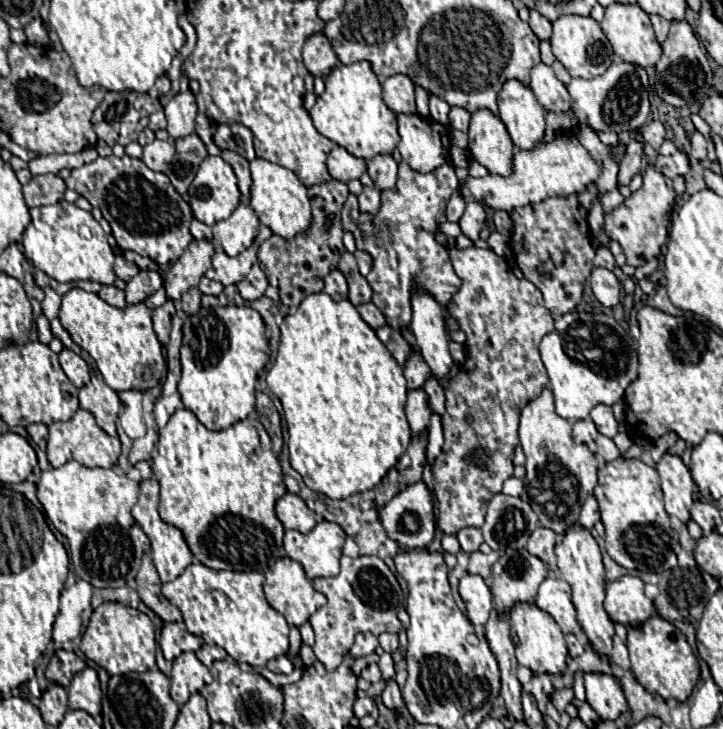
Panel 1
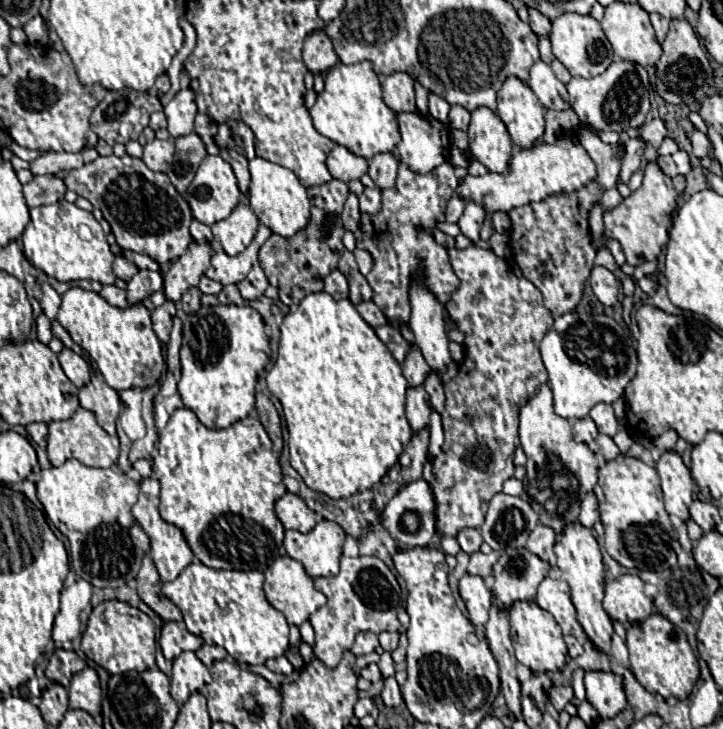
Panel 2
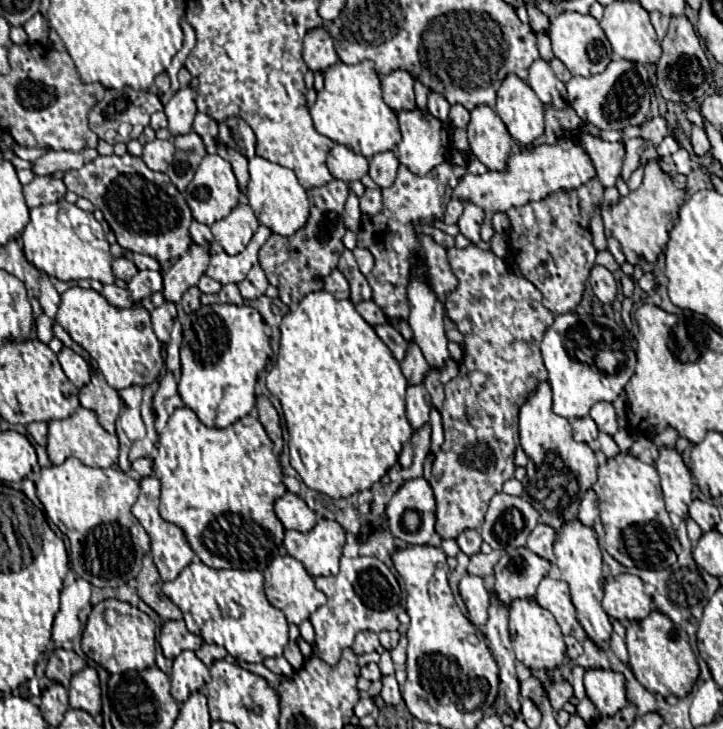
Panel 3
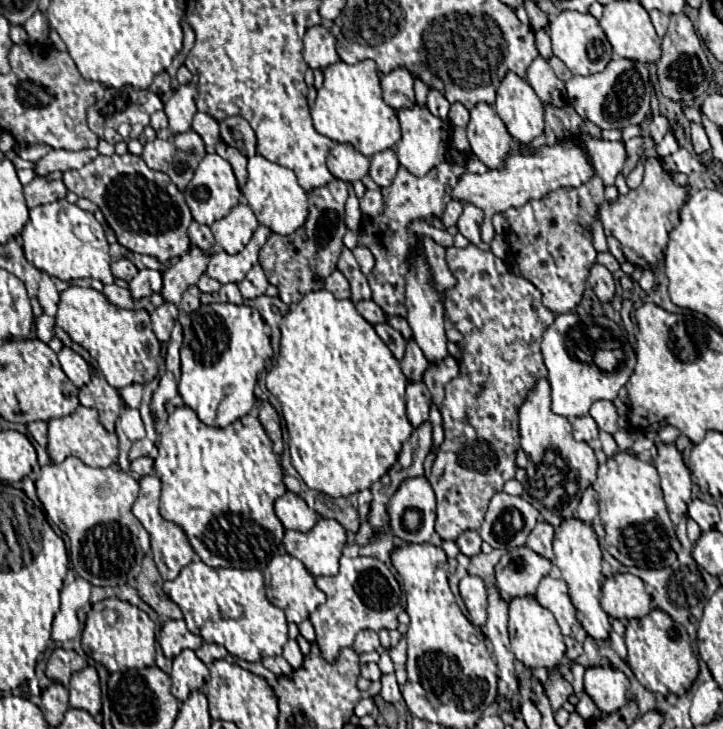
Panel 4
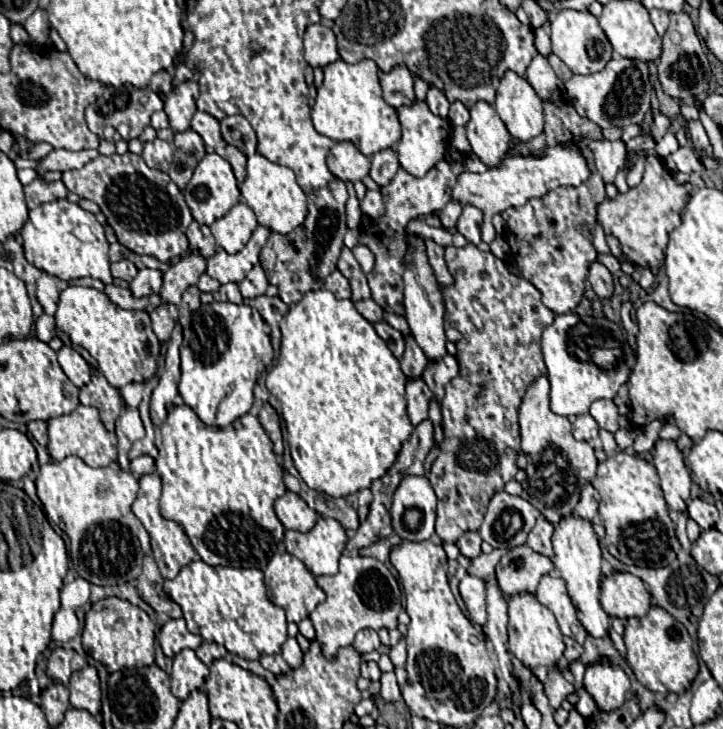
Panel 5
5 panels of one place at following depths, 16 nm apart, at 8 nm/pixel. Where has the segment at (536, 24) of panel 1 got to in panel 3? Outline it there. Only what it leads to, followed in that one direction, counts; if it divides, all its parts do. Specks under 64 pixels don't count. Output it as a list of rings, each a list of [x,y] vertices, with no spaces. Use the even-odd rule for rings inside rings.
[[[526,2],[526,10],[528,10],[528,18],[530,18],[530,26],[534,32],[544,32],[550,28],[550,20],[544,12],[540,12],[532,2]]]

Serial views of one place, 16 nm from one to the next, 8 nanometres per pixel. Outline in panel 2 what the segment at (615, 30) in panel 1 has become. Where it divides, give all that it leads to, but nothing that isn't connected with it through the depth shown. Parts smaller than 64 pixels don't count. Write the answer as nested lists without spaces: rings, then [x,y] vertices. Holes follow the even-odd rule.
[[[620,2],[608,4],[604,8],[604,18],[600,20],[600,26],[606,38],[610,40],[614,54],[620,56],[622,60],[642,64],[642,66],[654,66],[658,58],[662,56],[662,48],[660,48],[660,42],[656,40],[648,12],[644,12],[644,8],[640,8],[640,4],[636,2],[634,4],[620,4]]]

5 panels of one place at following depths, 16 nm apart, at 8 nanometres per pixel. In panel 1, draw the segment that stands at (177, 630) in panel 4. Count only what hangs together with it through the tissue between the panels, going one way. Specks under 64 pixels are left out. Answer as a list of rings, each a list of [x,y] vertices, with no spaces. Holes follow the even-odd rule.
[[[168,622],[162,628],[160,636],[160,648],[164,652],[166,660],[174,660],[180,656],[180,652],[196,652],[202,646],[202,640],[194,634],[190,634],[184,626],[184,622]]]

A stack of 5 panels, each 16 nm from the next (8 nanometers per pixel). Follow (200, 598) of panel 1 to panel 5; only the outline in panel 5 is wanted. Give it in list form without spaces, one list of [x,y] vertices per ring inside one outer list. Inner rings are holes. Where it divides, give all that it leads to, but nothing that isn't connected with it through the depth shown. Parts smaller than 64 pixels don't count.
[[[202,560],[186,564],[176,578],[164,582],[164,592],[180,604],[188,630],[202,636],[206,642],[224,644],[228,652],[234,652],[242,658],[258,660],[266,654],[280,654],[280,646],[286,642],[286,614],[280,606],[272,604],[266,596],[264,574],[258,568],[230,568],[230,566],[210,566]]]

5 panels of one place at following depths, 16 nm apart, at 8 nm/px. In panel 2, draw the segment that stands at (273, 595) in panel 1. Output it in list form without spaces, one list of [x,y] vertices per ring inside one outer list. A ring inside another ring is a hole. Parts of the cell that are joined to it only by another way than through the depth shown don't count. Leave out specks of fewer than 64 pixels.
[[[278,556],[278,558],[268,566],[268,570],[264,572],[264,576],[266,576],[266,582],[264,582],[266,598],[268,598],[268,602],[270,602],[274,608],[278,608],[278,610],[286,616],[288,624],[300,626],[302,622],[306,622],[306,620],[310,618],[312,612],[316,612],[320,606],[326,604],[326,596],[314,588],[314,582],[312,582],[312,578],[306,574],[304,566],[302,566],[298,560],[290,558],[290,556]]]

